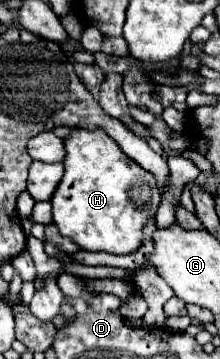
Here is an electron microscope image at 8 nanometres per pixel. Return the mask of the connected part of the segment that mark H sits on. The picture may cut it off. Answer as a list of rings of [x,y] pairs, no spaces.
[[[72,129],[72,135],[64,139],[64,147],[64,177],[62,183],[56,187],[50,203],[52,219],[60,233],[72,237],[76,245],[84,249],[72,255],[72,259],[84,265],[114,265],[124,269],[132,269],[142,263],[148,265],[148,257],[154,250],[154,215],[160,205],[160,189],[156,187],[156,179],[152,179],[152,173],[136,167],[136,163],[132,163],[128,155],[120,151],[116,141],[104,135],[104,131]]]

